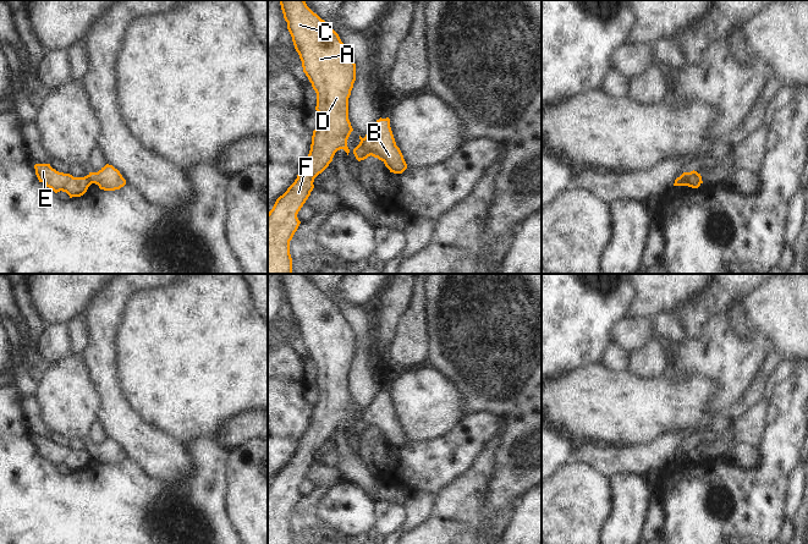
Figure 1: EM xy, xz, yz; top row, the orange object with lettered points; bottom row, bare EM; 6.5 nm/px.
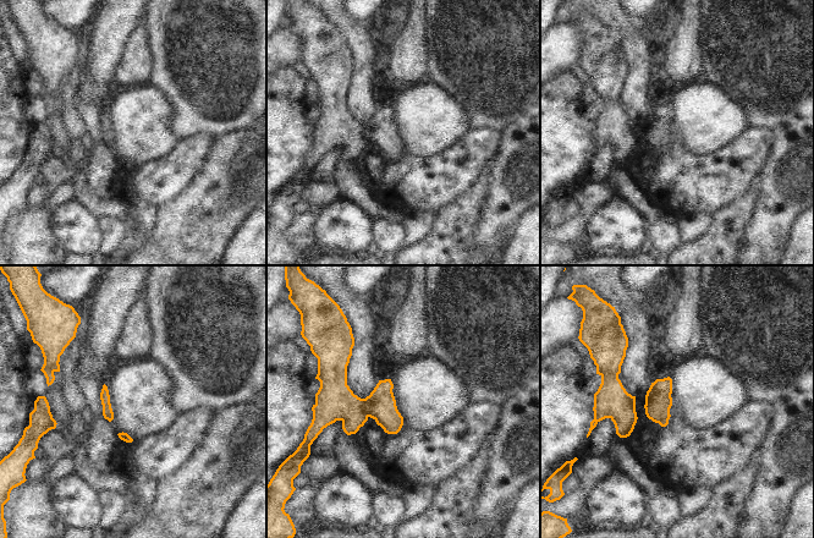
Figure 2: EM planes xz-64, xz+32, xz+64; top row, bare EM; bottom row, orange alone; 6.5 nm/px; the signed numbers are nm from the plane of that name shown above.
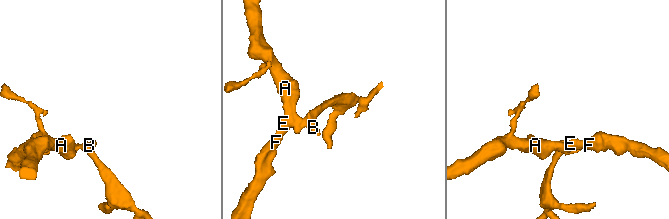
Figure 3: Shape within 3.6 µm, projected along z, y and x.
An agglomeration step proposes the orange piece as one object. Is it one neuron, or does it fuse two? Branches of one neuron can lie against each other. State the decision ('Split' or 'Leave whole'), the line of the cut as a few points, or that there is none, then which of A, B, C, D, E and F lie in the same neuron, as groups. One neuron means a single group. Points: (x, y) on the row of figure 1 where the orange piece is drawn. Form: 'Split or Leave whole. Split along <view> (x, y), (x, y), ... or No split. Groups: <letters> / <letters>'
Split. Split along xz (362, 138), (362, 144), (370, 154). Groups: A C D E F / B.

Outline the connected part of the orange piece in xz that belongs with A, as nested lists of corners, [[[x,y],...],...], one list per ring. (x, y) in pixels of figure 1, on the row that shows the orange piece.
[[[304,0],[279,1],[303,72],[317,93],[315,110],[319,114],[319,126],[313,131],[310,150],[297,178],[268,213],[268,274],[292,274],[290,241],[301,224],[297,214],[314,188],[314,178],[329,166],[335,153],[340,149],[350,153],[347,139],[353,128],[348,120],[348,98],[356,81],[356,64],[339,34]]]

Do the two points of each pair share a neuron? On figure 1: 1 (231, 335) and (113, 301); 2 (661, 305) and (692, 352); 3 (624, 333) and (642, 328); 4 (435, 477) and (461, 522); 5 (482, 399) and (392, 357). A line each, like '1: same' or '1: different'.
1: different
2: different
3: same
4: different
5: different

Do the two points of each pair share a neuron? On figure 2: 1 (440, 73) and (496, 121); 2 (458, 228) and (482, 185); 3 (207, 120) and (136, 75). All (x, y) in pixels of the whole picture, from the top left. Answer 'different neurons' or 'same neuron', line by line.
1: same neuron
2: same neuron
3: different neurons

